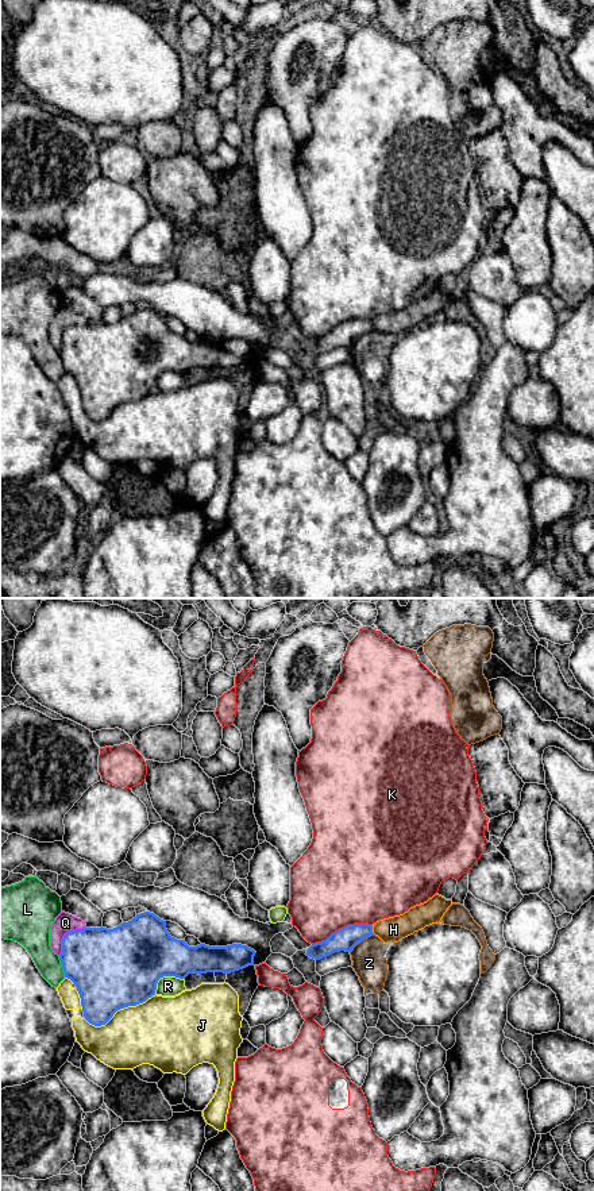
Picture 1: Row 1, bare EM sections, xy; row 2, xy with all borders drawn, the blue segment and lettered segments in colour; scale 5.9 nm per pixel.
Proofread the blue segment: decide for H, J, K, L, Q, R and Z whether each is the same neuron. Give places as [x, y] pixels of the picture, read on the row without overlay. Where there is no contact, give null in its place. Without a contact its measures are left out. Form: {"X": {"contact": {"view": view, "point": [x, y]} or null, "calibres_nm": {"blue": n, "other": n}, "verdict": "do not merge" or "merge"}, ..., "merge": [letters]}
{"H": {"contact": {"view": "xy", "point": [371, 324]}, "calibres_nm": {"blue": 140, "other": 160}, "verdict": "do not merge"}, "J": {"contact": {"view": "xy", "point": [119, 404]}, "calibres_nm": {"blue": 480, "other": 380}, "verdict": "do not merge"}, "K": {"contact": {"view": "xy", "point": [342, 323]}, "calibres_nm": {"blue": 140, "other": 480}, "verdict": "do not merge"}, "L": {"contact": {"view": "xy", "point": [62, 362]}, "calibres_nm": {"blue": 420, "other": 180}, "verdict": "do not merge"}, "Q": {"contact": {"view": "xy", "point": [65, 330]}, "calibres_nm": {"blue": 400, "other": 120}, "verdict": "do not merge"}, "R": {"contact": {"view": "xy", "point": [165, 370]}, "calibres_nm": {"blue": 440, "other": 130}, "verdict": "do not merge"}, "Z": {"contact": {"view": "xy", "point": [361, 335]}, "calibres_nm": {"blue": 140, "other": 190}, "verdict": "do not merge"}, "merge": []}

